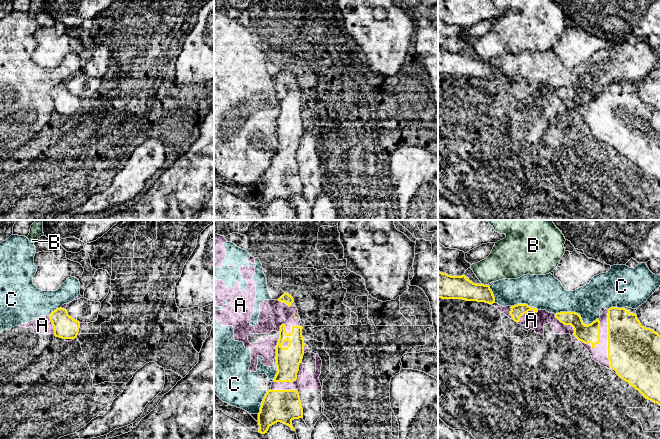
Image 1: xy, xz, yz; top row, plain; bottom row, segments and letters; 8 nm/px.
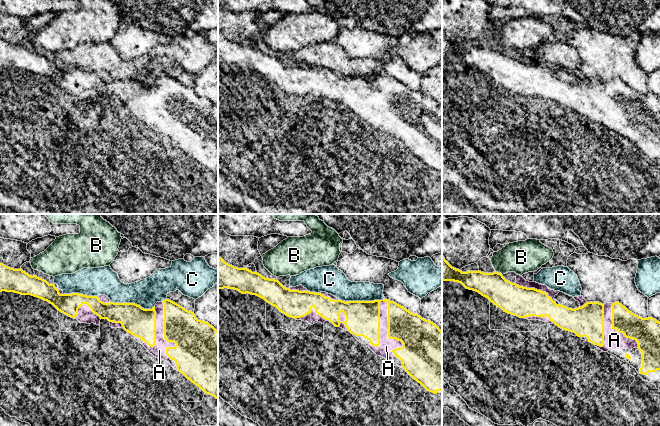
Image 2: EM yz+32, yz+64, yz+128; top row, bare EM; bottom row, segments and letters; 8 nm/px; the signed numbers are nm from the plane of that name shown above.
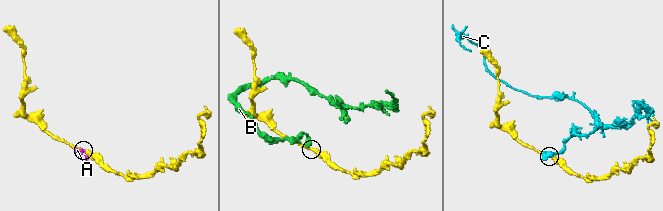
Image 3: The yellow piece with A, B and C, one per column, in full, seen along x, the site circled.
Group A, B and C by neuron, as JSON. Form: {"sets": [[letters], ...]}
{"sets": [["A", "C"], ["B"]]}

